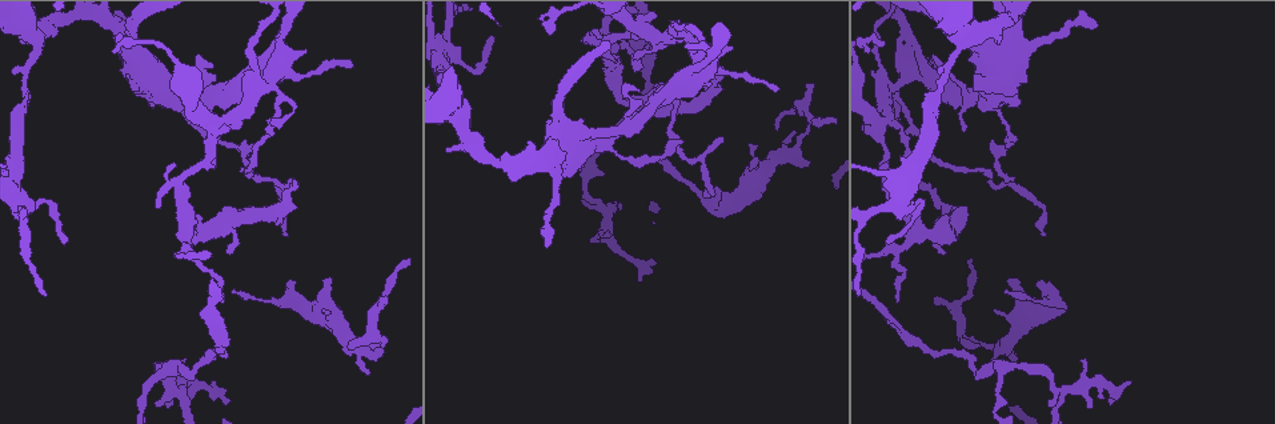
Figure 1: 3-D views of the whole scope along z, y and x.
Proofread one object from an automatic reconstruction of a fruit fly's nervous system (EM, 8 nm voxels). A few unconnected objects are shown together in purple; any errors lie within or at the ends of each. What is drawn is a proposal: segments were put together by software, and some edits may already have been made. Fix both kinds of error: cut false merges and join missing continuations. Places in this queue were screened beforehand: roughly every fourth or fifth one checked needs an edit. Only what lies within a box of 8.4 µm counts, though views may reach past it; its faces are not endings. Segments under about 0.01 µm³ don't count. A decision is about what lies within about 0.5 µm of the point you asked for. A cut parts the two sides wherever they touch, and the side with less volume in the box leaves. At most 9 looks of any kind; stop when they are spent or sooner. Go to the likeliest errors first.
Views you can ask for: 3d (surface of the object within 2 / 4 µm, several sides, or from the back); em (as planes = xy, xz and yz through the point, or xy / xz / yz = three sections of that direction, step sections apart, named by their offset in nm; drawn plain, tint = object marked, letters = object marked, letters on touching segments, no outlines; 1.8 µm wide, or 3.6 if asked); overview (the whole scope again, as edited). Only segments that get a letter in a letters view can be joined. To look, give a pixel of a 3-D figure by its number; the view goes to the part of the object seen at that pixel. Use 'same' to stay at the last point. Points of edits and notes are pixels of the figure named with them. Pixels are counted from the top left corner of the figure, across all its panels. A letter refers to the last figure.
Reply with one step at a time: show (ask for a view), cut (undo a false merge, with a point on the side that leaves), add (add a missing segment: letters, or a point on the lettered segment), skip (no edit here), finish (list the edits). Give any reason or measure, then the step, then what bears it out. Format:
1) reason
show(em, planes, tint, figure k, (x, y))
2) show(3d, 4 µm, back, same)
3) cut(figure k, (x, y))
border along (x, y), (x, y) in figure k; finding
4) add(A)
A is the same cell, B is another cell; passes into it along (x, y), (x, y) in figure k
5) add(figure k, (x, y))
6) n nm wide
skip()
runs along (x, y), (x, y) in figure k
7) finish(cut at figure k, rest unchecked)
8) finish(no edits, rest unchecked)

branch stops here
show(3d, 2 µm, figure 1, (753, 146))

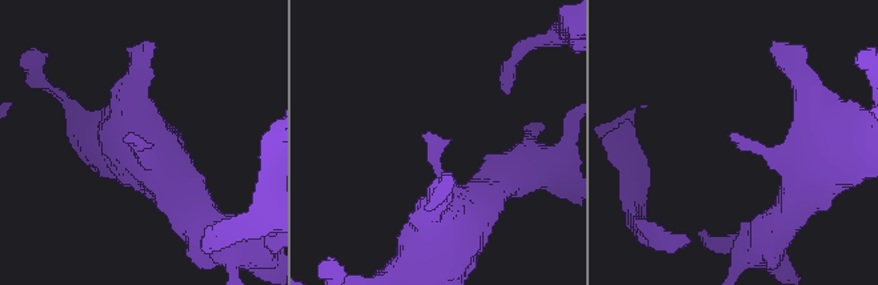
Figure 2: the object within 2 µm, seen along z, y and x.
need the tissue
show(em, planes, letters, figure 2, (736, 144))

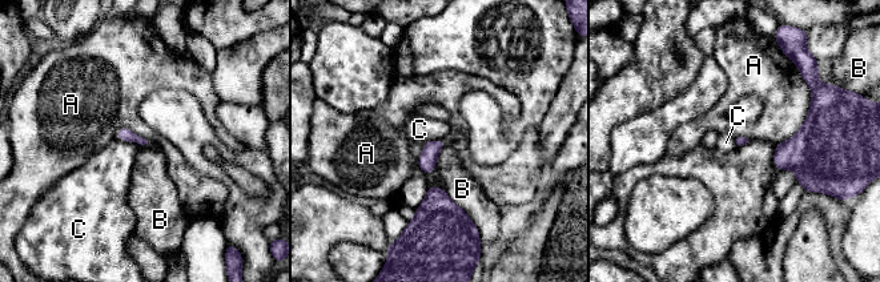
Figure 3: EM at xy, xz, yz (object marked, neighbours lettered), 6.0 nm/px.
skip()
A, B and C are other cells; border along (443, 139), (426, 141), (417, 160) in figure 3; none of them fits

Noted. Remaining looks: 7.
four-way junction
show(3d, 4 µm, figure 1, (217, 128))

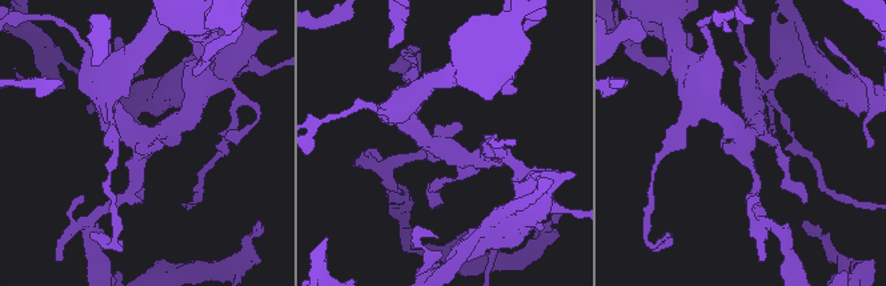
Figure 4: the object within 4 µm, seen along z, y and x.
4 arms; shape alone is not enough
show(em, planes, letters, figure 4, (442, 148))

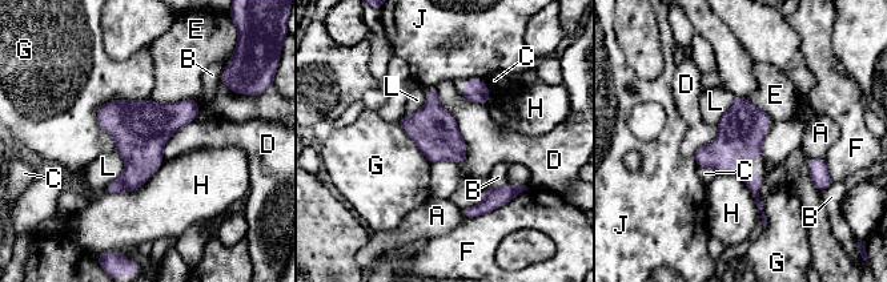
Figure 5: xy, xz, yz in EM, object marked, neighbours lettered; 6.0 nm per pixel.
skip()
A, B, C, D, E, F, G, H, J and L are other cells; border along (437, 89), (465, 142), (460, 164) in figure 5; one cell here

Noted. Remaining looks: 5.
thick turns thin
show(em, yz, step 4, tint, figure 1, (633, 125))

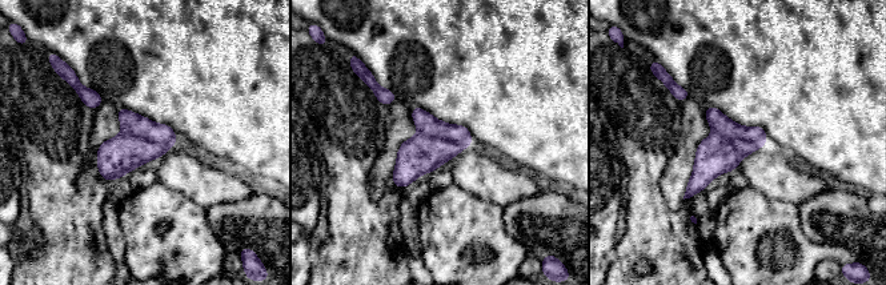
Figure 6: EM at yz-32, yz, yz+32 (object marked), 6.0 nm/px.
cut it another way
show(em, planes, letters, same)

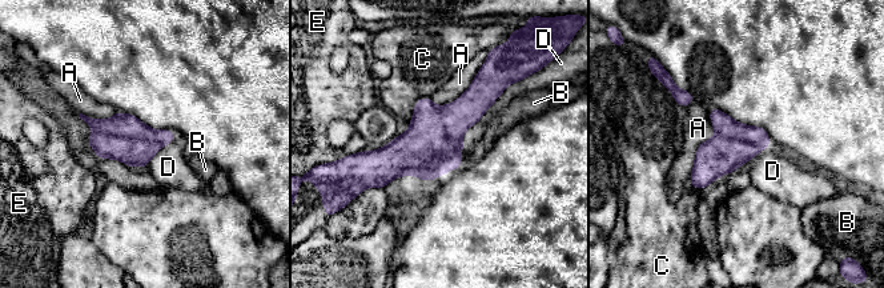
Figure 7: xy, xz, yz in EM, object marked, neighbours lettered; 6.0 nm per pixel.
260 nm wide
cut(figure 7, (121, 124))
A, B, C, D and E are other cells; the part that leaves runs along (89, 120), (171, 136) in figure 7; a second cell is stuck on

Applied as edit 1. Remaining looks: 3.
finish(cut at figure 7, rest unchecked)

